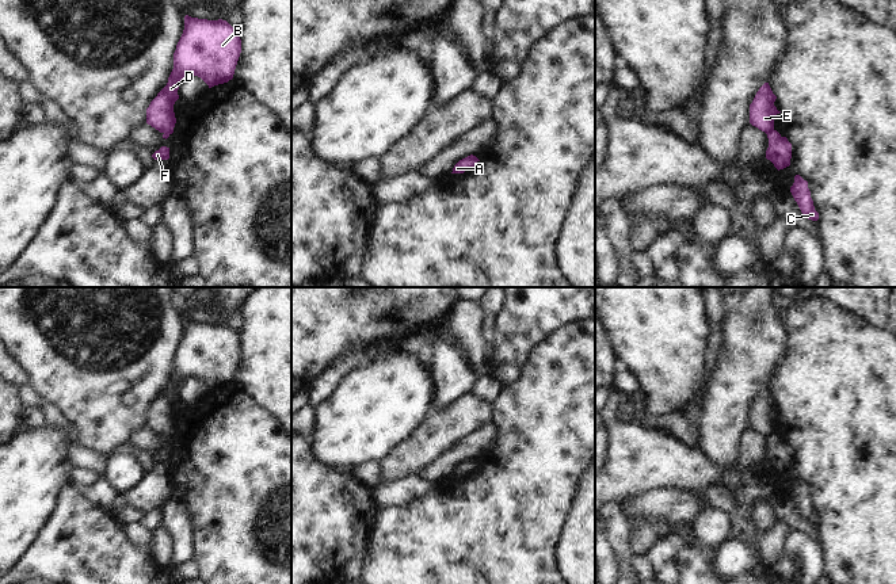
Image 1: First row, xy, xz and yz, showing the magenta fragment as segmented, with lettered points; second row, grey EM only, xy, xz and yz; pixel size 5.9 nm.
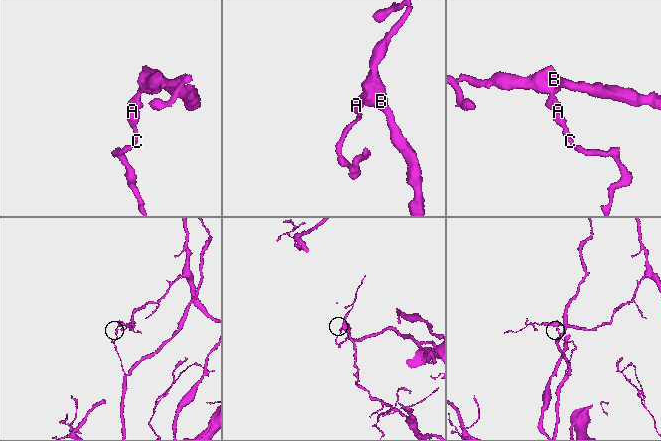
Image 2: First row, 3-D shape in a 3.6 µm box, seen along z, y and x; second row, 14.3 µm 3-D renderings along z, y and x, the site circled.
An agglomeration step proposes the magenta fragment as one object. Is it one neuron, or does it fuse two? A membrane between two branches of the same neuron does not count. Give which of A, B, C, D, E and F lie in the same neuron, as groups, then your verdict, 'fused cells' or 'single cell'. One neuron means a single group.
A C F / B D E | fused cells

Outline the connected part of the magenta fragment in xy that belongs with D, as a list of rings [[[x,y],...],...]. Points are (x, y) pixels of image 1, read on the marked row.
[[[186,15],[184,30],[174,53],[174,69],[167,85],[146,108],[146,123],[160,133],[172,134],[176,123],[174,104],[179,99],[178,89],[182,80],[187,76],[198,76],[209,88],[228,83],[233,79],[240,53],[241,39],[239,30],[233,28],[226,20],[207,20]]]

